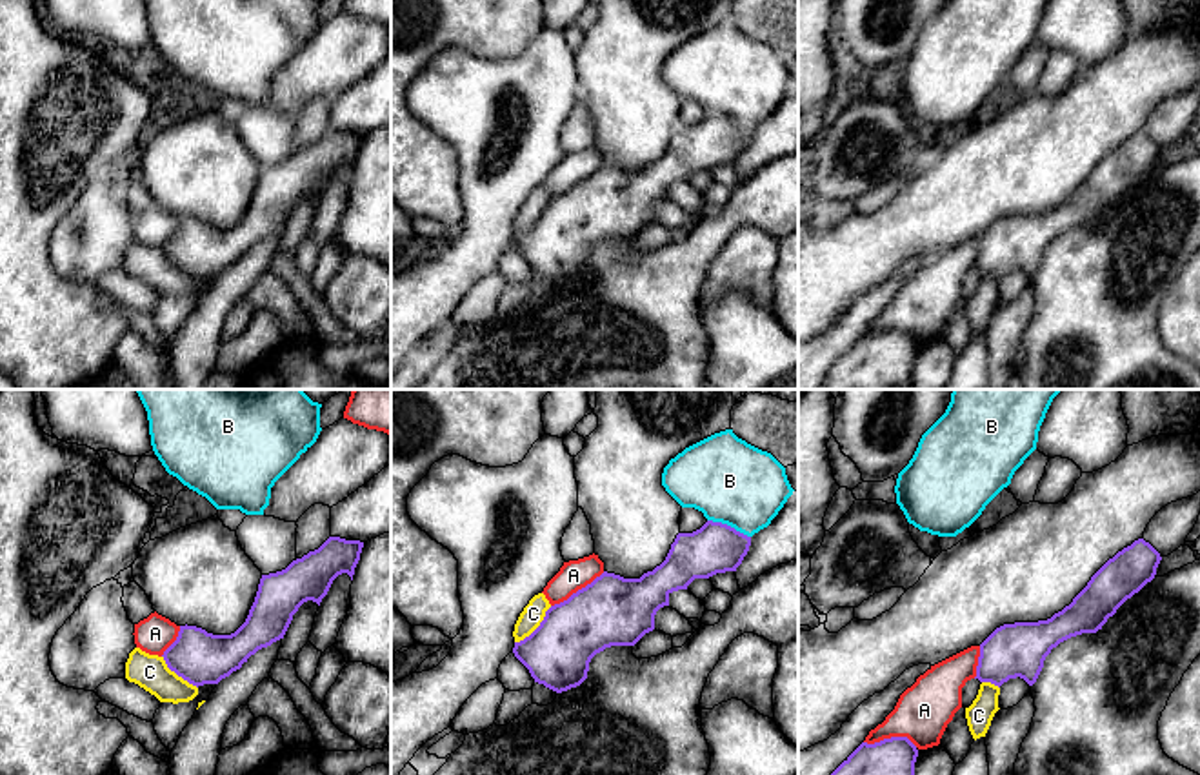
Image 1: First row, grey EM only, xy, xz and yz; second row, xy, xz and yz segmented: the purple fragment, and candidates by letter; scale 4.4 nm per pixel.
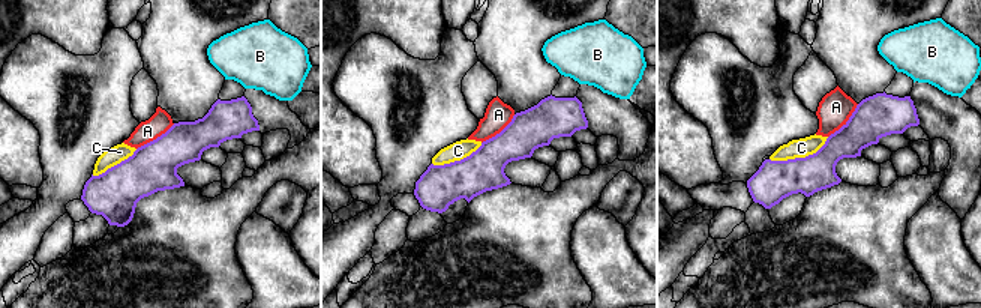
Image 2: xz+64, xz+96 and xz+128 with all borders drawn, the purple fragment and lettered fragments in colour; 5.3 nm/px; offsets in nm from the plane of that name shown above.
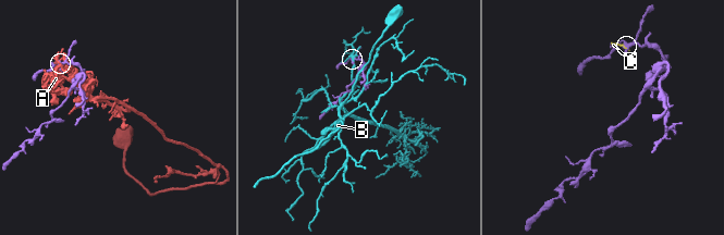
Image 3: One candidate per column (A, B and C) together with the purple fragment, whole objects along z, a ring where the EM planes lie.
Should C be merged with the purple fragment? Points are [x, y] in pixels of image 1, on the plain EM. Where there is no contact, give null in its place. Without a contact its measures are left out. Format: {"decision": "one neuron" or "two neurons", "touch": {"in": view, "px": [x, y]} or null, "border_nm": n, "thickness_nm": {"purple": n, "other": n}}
{"decision": "two neurons", "touch": {"in": "xz", "px": [537, 221]}, "border_nm": 240, "thickness_nm": {"purple": 300, "other": 100}}

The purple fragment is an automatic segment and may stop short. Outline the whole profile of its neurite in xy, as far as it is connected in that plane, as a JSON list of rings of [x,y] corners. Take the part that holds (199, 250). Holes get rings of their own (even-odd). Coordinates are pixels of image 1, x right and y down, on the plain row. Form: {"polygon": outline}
{"polygon": [[[329,129],[285,162],[262,167],[249,207],[235,226],[213,227],[180,218],[176,233],[162,247],[167,260],[196,280],[218,277],[258,242],[284,231],[304,195],[320,198],[338,167],[347,166],[353,173],[362,140],[360,133]]]}

